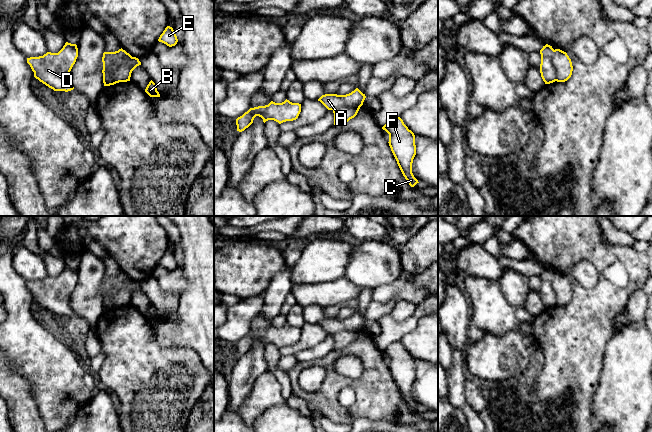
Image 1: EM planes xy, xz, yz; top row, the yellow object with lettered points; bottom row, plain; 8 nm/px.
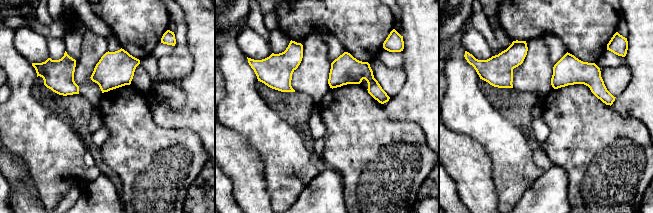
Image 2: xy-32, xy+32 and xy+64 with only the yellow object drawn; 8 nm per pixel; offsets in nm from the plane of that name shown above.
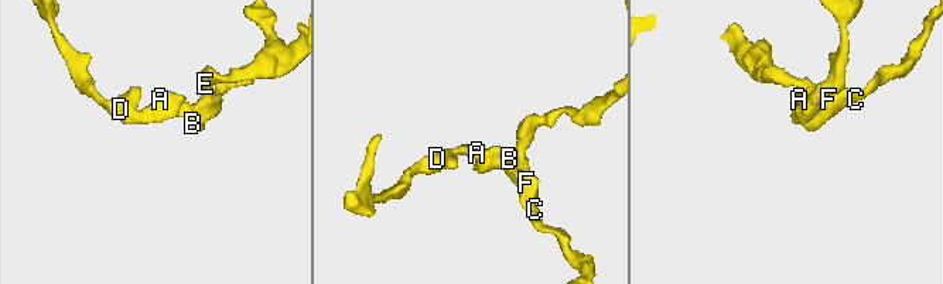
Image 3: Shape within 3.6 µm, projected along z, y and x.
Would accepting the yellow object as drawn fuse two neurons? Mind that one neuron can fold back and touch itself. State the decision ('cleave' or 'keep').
cleave

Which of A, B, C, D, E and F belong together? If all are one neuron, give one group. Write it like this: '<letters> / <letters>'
A D / B C E F

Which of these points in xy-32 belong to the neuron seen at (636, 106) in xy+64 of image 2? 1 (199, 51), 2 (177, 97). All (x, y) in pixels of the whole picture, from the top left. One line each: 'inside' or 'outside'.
1: inside
2: outside

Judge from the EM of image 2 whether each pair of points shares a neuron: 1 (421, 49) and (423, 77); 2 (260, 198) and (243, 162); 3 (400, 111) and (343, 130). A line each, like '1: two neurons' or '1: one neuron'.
1: one neuron
2: one neuron
3: two neurons

